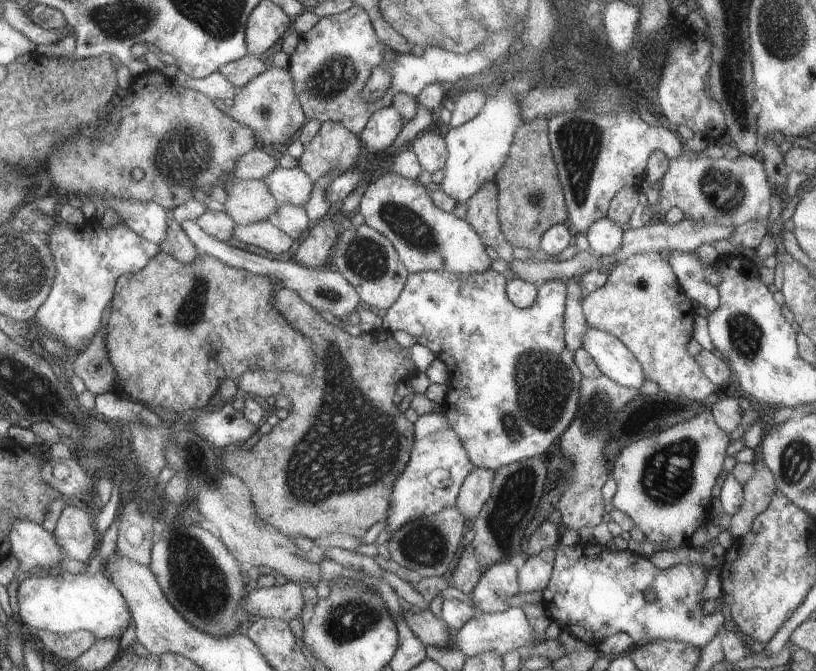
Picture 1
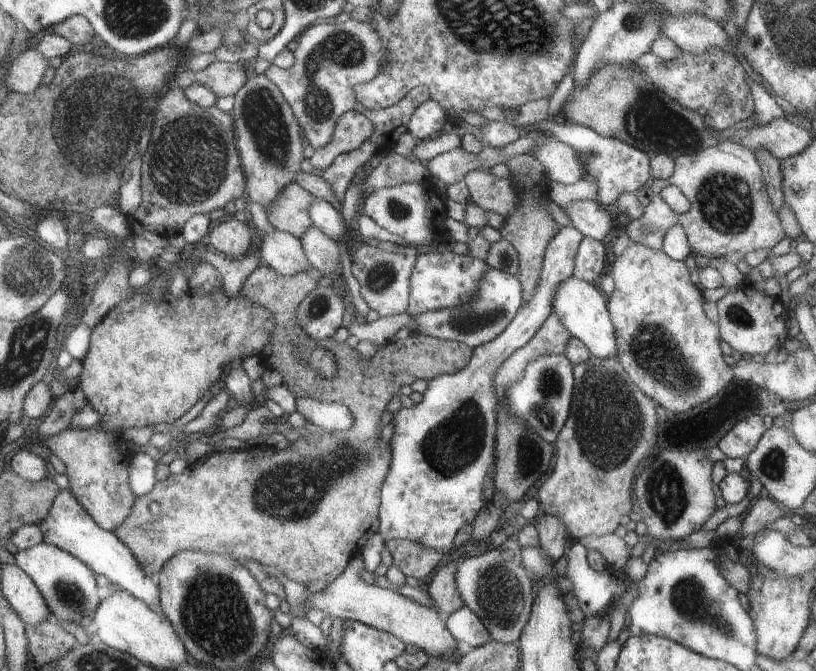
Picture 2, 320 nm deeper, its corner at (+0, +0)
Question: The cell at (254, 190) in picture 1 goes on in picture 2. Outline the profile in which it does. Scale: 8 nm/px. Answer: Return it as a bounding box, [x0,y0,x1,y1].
[266,183,315,239]

